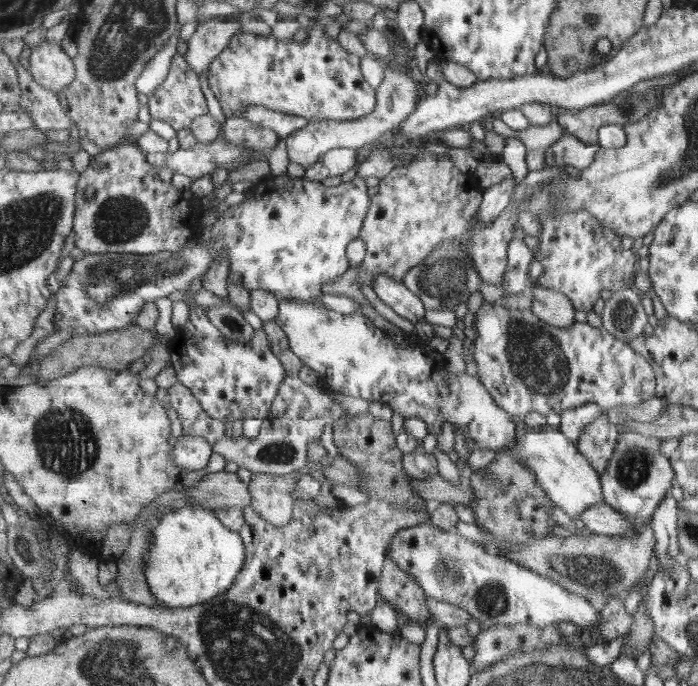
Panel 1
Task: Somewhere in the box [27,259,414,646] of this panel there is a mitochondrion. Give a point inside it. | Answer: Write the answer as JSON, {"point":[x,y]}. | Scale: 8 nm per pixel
{"point":[61,436]}

